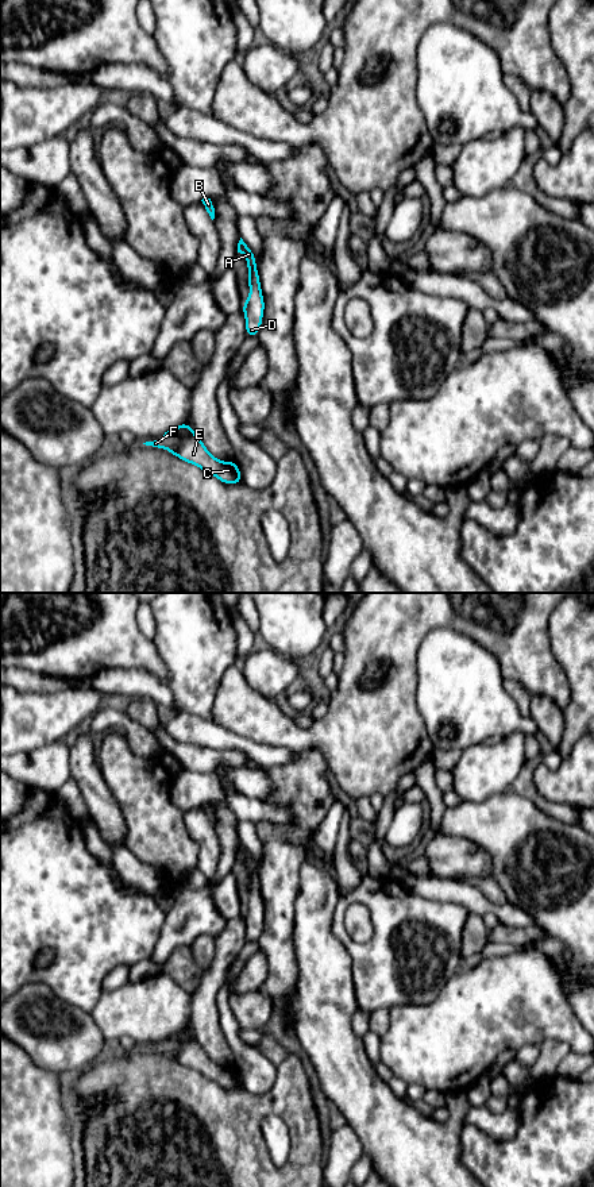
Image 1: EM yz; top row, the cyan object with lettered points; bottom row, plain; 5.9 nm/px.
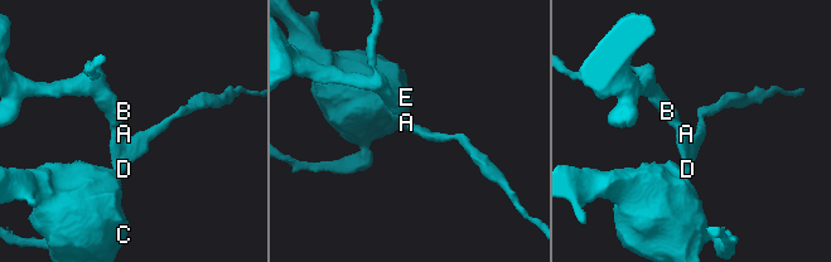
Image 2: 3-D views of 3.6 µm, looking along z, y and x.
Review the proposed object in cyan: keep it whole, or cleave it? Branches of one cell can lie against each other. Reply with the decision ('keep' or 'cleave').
cleave

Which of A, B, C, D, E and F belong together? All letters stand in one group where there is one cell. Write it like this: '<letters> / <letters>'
A B / C D E F

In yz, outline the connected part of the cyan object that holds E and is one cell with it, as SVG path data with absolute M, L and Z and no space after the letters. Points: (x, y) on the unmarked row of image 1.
M186 1025L174 1034L165 1034L161 1045L146 1047L143 1049L165 1053L174 1061L216 1082L224 1090L243 1088L243 1083L235 1064L231 1067L216 1064L207 1055L194 1034L189 1032Z

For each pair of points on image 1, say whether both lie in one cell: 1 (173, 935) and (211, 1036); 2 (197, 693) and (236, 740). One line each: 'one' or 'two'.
1: two
2: two

